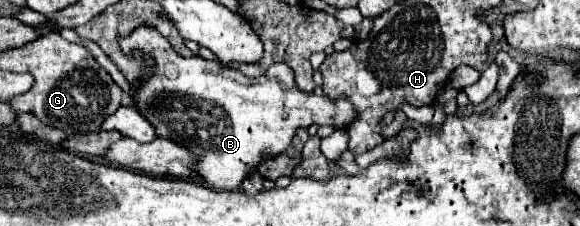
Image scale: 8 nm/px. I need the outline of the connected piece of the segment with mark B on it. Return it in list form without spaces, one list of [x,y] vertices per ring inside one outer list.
[[[140,26],[130,36],[120,38],[120,48],[124,52],[138,48],[152,56],[158,74],[144,78],[142,86],[134,90],[136,108],[154,124],[158,136],[180,142],[200,156],[196,170],[216,190],[240,188],[242,180],[258,166],[264,154],[276,156],[290,146],[296,128],[308,128],[312,122],[344,128],[354,120],[352,104],[346,98],[332,102],[326,96],[300,92],[288,64],[272,64],[266,74],[248,78],[200,56],[184,60],[150,26]]]

